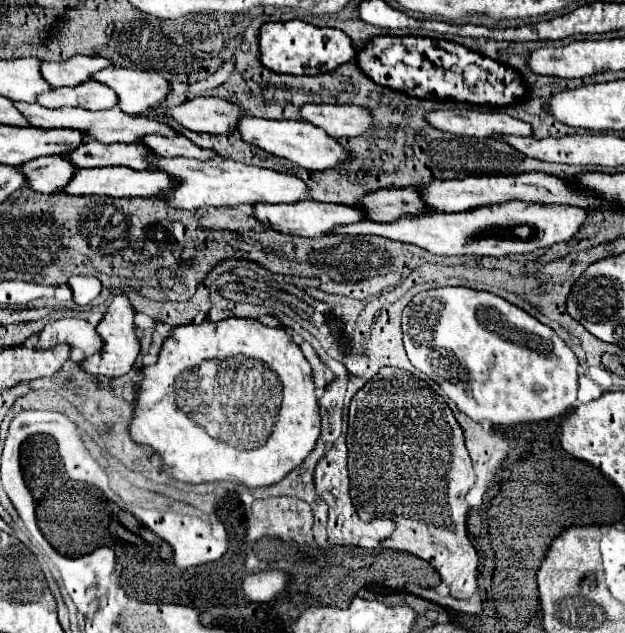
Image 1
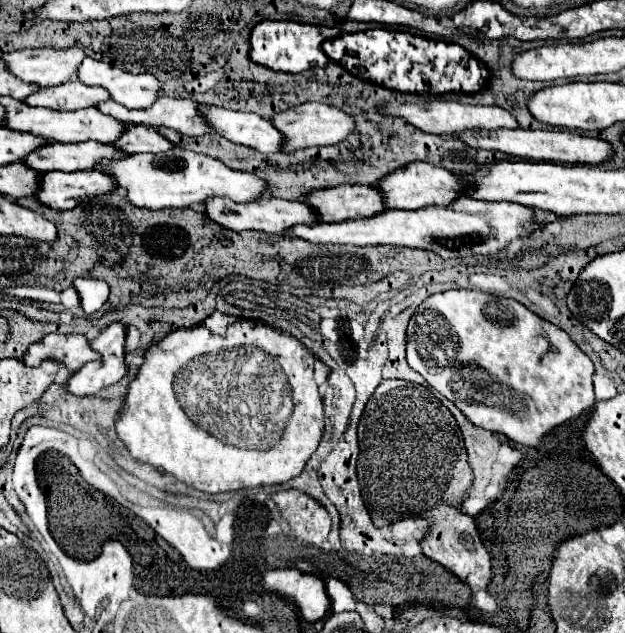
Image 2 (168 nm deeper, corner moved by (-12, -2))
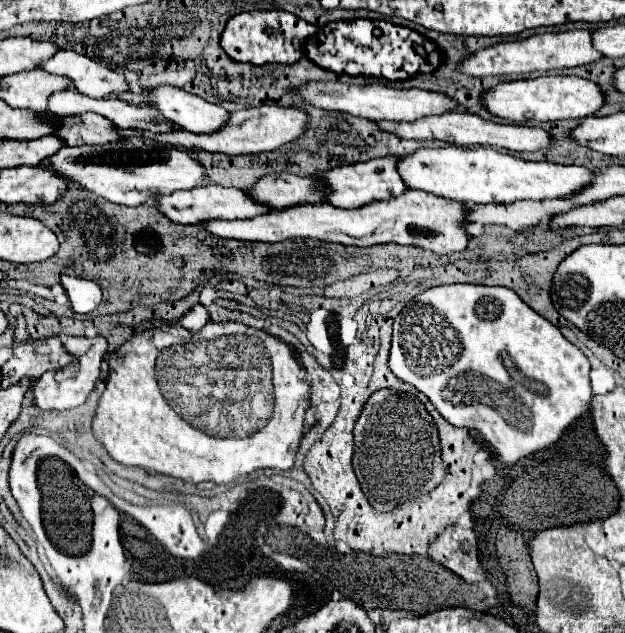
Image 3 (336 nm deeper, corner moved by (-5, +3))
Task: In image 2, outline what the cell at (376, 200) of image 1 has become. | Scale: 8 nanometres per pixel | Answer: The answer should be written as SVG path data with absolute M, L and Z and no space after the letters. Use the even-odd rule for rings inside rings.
M338 185L312 193L306 203L320 213L320 221L340 223L348 219L366 219L380 215L384 209L380 189L368 185Z

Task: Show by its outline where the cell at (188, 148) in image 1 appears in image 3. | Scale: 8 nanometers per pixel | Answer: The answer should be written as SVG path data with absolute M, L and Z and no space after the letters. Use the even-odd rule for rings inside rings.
M93 112L71 116L71 118L57 118L53 116L49 122L57 126L57 136L67 146L81 146L81 144L107 144L121 140L115 132L113 122Z

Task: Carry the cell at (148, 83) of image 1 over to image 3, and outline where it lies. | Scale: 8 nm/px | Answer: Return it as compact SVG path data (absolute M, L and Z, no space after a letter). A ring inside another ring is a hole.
M57 50L49 60L43 60L39 68L49 74L69 78L77 92L91 98L113 98L115 92L129 90L121 74L103 68L95 60L73 50Z

